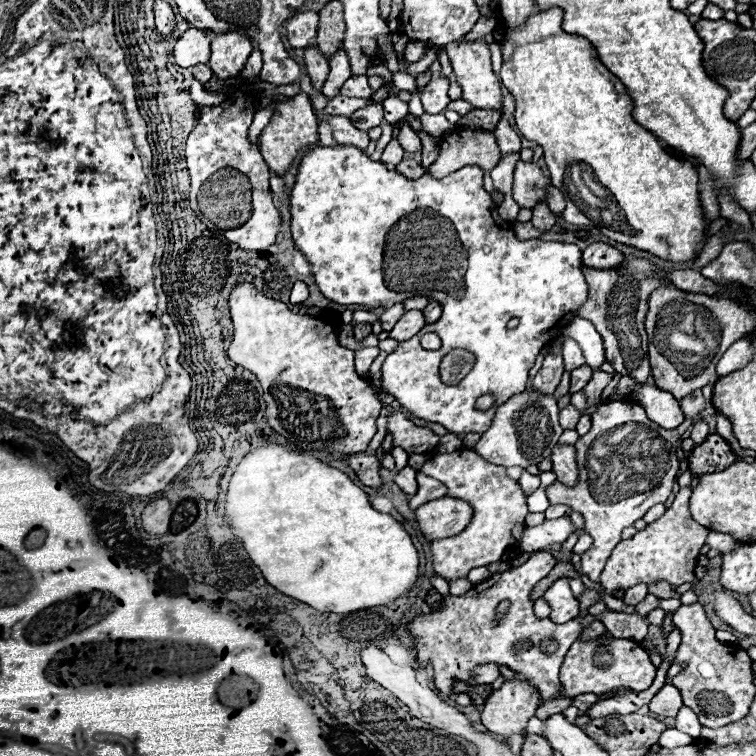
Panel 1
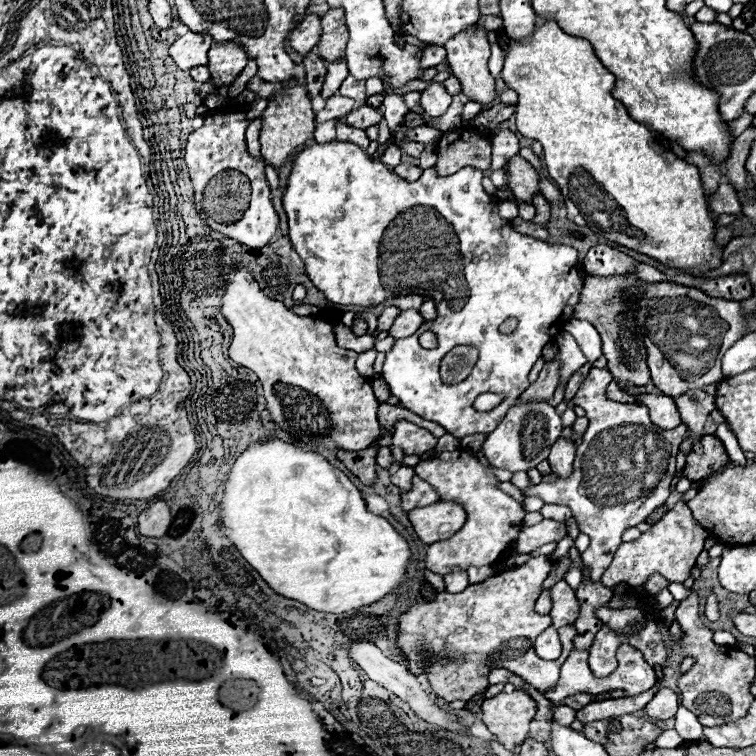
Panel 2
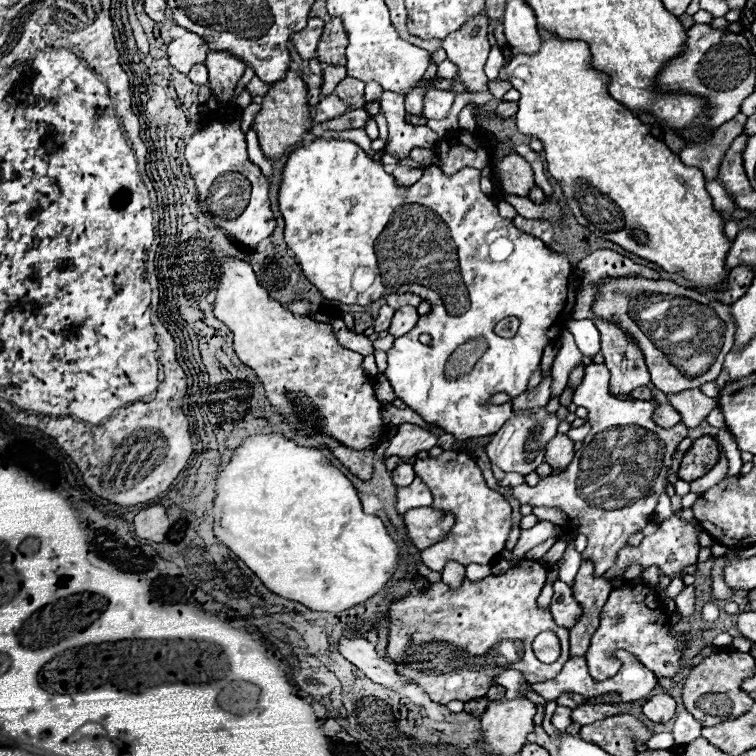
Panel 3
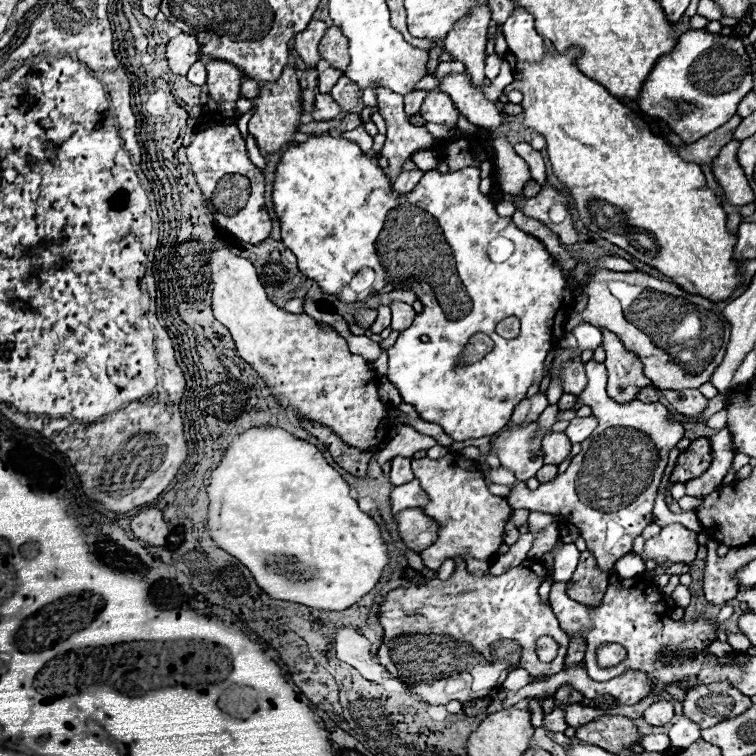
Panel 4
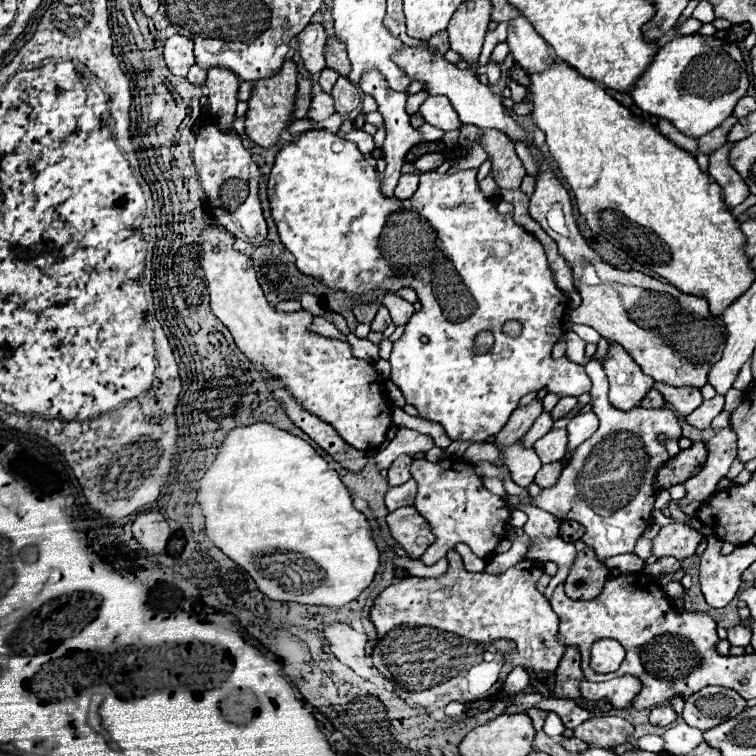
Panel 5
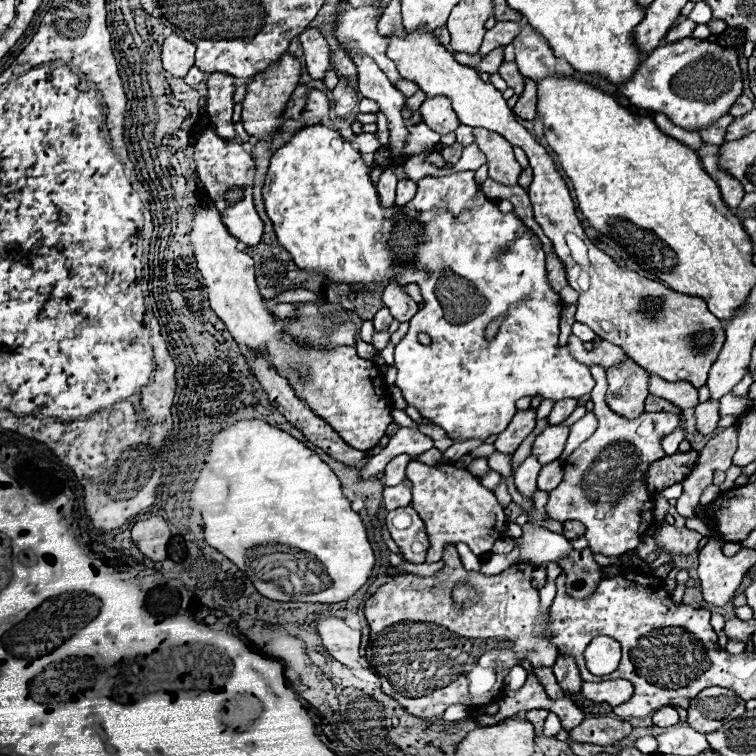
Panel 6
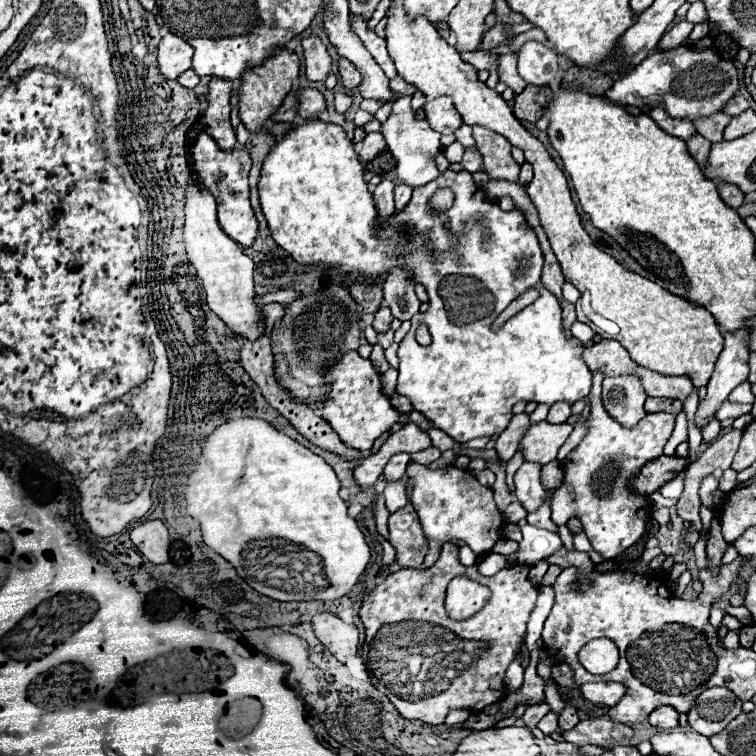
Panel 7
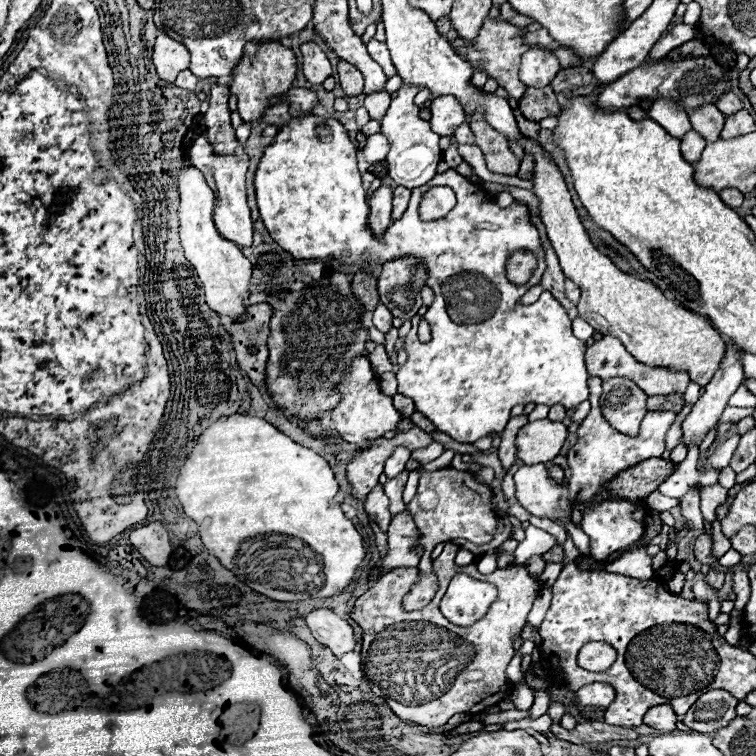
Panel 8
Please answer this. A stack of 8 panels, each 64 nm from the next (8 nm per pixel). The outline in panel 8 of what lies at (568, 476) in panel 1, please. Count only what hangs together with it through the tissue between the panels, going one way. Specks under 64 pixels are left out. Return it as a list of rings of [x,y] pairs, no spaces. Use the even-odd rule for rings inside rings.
[[[548,418],[528,422],[518,432],[516,456],[524,464],[548,464],[554,456],[558,456],[566,436],[568,428],[562,422],[552,422]]]

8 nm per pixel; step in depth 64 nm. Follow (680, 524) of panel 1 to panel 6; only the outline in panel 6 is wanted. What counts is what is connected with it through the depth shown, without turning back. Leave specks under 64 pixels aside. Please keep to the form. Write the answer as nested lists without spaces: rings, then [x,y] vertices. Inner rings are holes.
[[[662,526],[662,532],[656,536],[658,552],[678,552],[678,554],[690,554],[698,548],[698,542],[702,540],[702,534],[688,528],[676,528],[676,526]]]

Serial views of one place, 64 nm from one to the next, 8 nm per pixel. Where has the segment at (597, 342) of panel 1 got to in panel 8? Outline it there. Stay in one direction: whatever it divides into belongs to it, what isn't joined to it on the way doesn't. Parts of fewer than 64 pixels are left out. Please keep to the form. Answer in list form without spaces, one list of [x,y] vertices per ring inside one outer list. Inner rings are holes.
[[[580,316],[574,318],[572,328],[574,328],[574,336],[580,338],[580,340],[588,340],[588,338],[592,338],[592,334],[594,334],[594,328],[592,328],[584,318],[580,318]]]

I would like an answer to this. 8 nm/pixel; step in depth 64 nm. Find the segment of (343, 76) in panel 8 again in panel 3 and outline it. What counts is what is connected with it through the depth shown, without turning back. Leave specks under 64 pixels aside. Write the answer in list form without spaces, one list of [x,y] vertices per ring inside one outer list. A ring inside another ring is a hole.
[[[332,18],[324,34],[318,42],[316,56],[320,62],[328,62],[332,66],[346,66],[346,46],[348,46],[348,36],[344,32],[344,26],[338,18]]]

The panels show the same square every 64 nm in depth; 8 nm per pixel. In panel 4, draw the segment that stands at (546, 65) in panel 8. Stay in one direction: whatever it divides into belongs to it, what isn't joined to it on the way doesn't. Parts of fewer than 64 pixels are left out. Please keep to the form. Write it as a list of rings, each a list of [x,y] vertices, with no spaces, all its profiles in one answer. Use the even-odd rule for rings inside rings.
[[[520,6],[512,12],[512,16],[504,22],[504,38],[508,42],[510,52],[516,60],[522,62],[540,62],[546,48],[544,38],[534,30],[534,18]]]

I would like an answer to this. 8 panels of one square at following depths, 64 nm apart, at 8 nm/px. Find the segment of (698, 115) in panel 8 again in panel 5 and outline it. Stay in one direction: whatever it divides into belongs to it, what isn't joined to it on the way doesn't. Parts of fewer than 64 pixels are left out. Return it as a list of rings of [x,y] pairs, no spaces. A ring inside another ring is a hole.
[[[730,116],[730,118],[726,118],[718,128],[714,128],[712,132],[700,136],[700,138],[698,138],[698,142],[700,142],[700,152],[702,152],[702,154],[708,154],[708,152],[716,150],[718,146],[724,146],[724,144],[728,142],[728,140],[726,140],[726,134],[730,132],[730,126],[734,126],[734,122],[738,122],[738,118],[736,118],[736,116]]]

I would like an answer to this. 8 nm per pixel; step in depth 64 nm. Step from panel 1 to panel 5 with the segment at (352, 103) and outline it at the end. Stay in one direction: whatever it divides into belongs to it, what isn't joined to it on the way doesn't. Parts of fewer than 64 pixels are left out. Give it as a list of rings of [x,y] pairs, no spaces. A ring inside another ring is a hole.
[[[318,92],[312,96],[312,106],[310,106],[310,116],[312,122],[322,122],[334,114],[334,102],[332,96],[326,92]]]

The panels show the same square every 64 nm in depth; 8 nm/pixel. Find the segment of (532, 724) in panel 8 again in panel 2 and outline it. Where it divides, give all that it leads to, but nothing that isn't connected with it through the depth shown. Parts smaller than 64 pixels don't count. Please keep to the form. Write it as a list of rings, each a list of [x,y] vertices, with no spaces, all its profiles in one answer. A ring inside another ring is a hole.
[[[558,706],[558,708],[554,710],[552,720],[558,722],[558,724],[566,724],[566,726],[570,726],[570,724],[574,722],[574,714],[576,714],[576,710],[570,710],[570,708],[566,708],[566,706]]]

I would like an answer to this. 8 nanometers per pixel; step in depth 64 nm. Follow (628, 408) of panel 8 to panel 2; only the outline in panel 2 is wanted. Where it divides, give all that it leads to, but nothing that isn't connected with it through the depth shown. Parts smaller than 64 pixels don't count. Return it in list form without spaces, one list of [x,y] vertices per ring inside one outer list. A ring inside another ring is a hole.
[[[634,274],[626,276],[590,276],[584,280],[580,292],[580,302],[574,306],[574,318],[588,320],[596,326],[602,336],[602,354],[608,360],[608,370],[618,382],[618,388],[624,386],[646,386],[650,380],[650,370],[646,366],[646,348],[640,328],[636,326],[638,298],[642,282]]]

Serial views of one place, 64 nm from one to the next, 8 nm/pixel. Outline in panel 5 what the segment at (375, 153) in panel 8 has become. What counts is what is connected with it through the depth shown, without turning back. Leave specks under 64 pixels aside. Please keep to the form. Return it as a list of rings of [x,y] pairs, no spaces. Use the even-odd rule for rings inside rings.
[[[352,130],[352,132],[346,136],[346,140],[350,140],[350,142],[356,144],[362,154],[370,154],[370,152],[376,148],[372,136],[366,134],[364,130]]]

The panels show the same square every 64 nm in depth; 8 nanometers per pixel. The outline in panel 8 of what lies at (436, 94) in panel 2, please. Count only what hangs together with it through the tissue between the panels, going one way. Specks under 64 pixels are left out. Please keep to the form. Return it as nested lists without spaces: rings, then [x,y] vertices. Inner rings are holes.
[[[454,96],[434,98],[430,104],[430,112],[432,112],[432,118],[430,118],[432,130],[440,136],[452,136],[456,128],[466,120],[464,110]]]

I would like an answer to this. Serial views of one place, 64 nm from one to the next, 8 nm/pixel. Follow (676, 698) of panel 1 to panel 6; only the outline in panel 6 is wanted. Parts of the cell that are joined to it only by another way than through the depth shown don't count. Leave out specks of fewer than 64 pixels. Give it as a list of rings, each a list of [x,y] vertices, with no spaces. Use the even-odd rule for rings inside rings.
[[[662,706],[660,710],[656,710],[652,714],[652,722],[654,722],[654,726],[660,726],[660,728],[674,726],[678,722],[678,712],[672,706]]]

